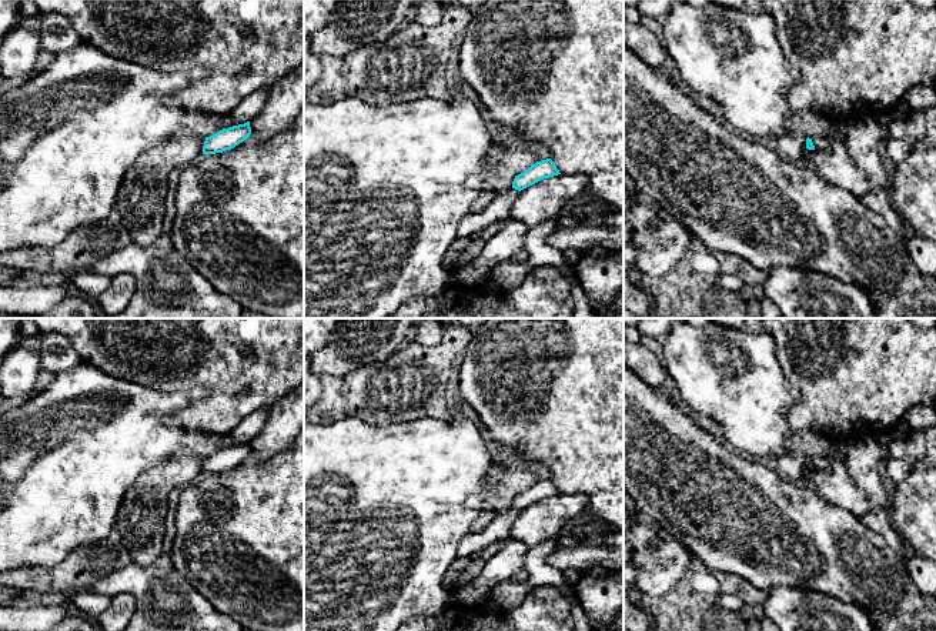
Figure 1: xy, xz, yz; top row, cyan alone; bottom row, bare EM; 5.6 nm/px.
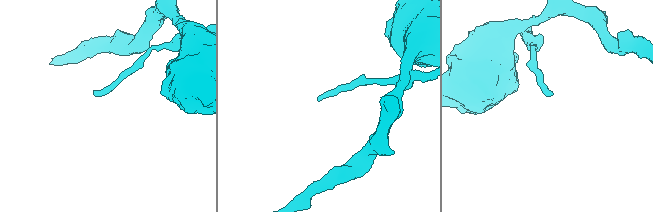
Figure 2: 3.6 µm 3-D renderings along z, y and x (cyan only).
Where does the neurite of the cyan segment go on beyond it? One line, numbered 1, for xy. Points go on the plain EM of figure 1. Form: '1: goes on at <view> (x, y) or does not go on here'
1: does not go on here

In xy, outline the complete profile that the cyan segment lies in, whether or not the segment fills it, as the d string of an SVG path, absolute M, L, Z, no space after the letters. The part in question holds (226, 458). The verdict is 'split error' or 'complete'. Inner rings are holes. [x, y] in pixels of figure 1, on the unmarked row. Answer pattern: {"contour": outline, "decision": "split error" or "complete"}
{"contour": "M250 441L228 448L223 448L215 454L205 457L203 474L215 474L234 468L251 454Z", "decision": "complete"}

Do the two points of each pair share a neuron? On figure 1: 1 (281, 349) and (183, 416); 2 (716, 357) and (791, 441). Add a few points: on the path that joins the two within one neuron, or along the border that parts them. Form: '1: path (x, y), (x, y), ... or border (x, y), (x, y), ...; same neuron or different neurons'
1: path (257, 369), (213, 413), (207, 414); same neuron
2: border (794, 434), (785, 438), (785, 450); different neurons

